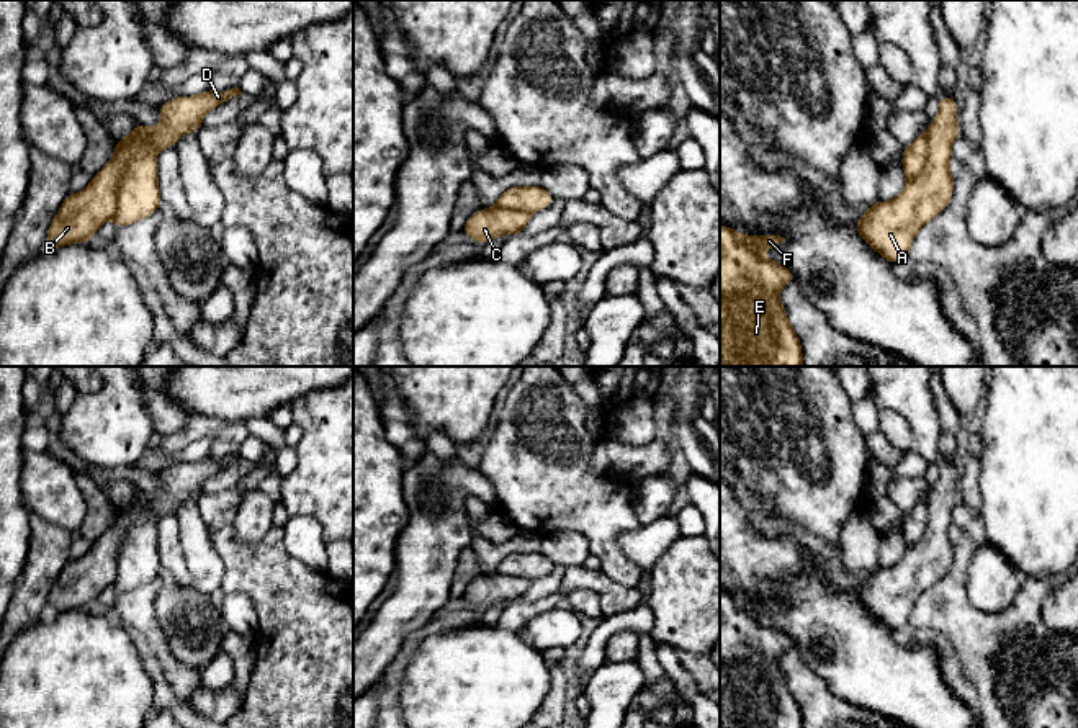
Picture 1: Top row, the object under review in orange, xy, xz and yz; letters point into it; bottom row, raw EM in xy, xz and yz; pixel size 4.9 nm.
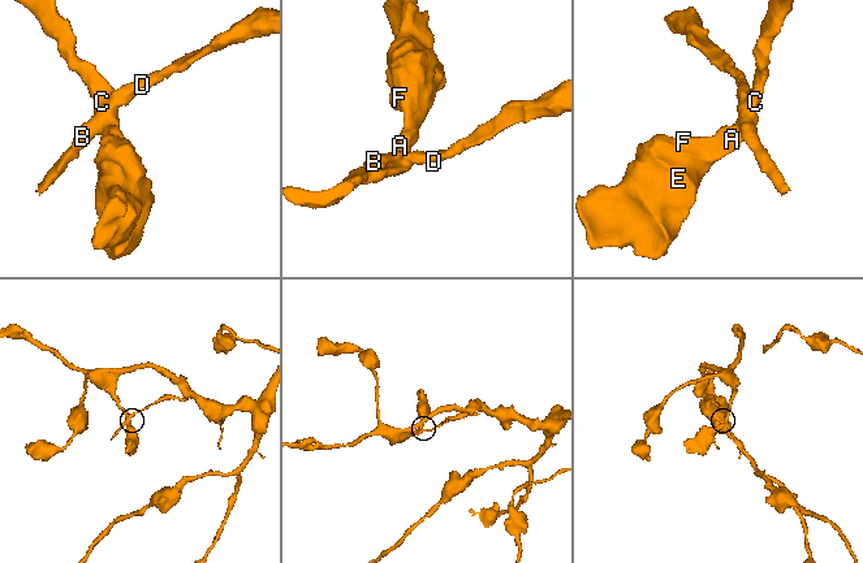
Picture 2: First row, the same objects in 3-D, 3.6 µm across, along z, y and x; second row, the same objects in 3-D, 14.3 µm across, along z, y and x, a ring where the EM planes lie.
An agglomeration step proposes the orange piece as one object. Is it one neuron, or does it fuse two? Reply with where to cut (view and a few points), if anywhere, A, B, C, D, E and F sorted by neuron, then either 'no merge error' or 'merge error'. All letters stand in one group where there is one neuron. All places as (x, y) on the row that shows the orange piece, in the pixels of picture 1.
cut xy (126, 148), (128, 159), (120, 175), (118, 208), (112, 216); groups A C E F / B D; merge error

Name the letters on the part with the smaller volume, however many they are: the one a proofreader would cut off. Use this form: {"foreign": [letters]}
{"foreign": ["B", "D"]}

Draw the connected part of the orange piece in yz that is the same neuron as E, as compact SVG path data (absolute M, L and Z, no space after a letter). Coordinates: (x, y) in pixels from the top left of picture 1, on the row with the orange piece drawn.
M720 224L720 366L803 366L802 344L797 332L790 326L785 309L780 303L779 293L784 285L795 281L795 275L782 263L764 258L762 250L777 247L785 242L780 236L744 236L731 227Z

